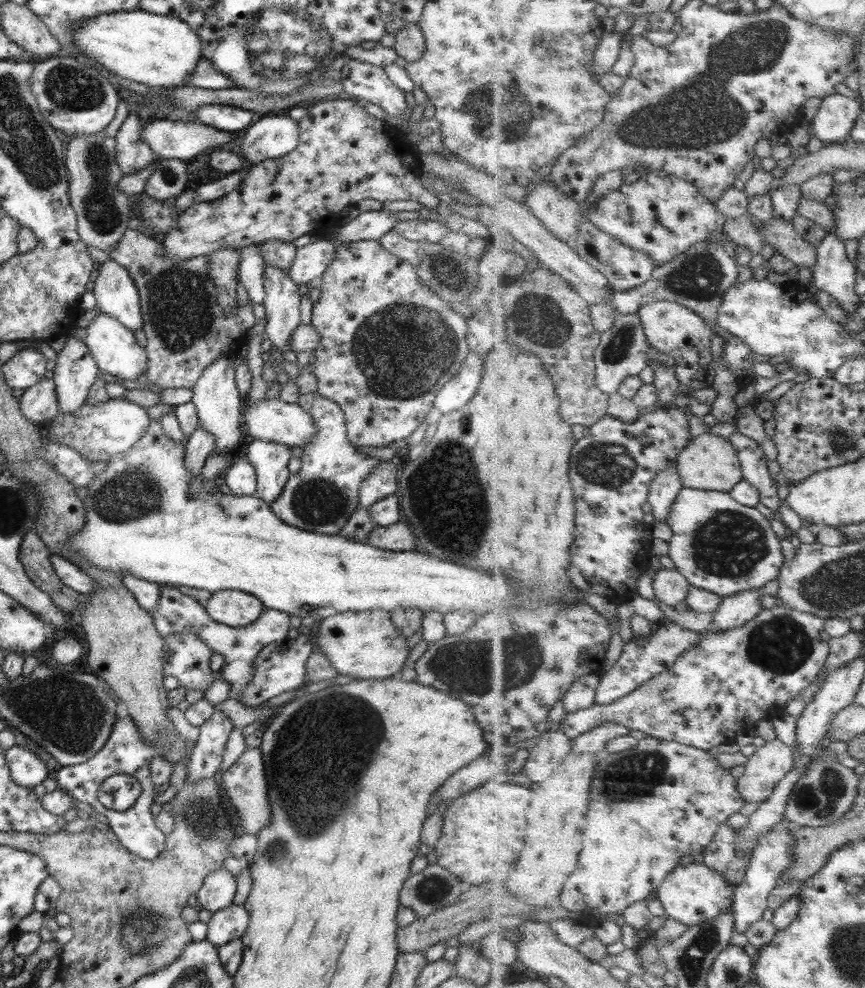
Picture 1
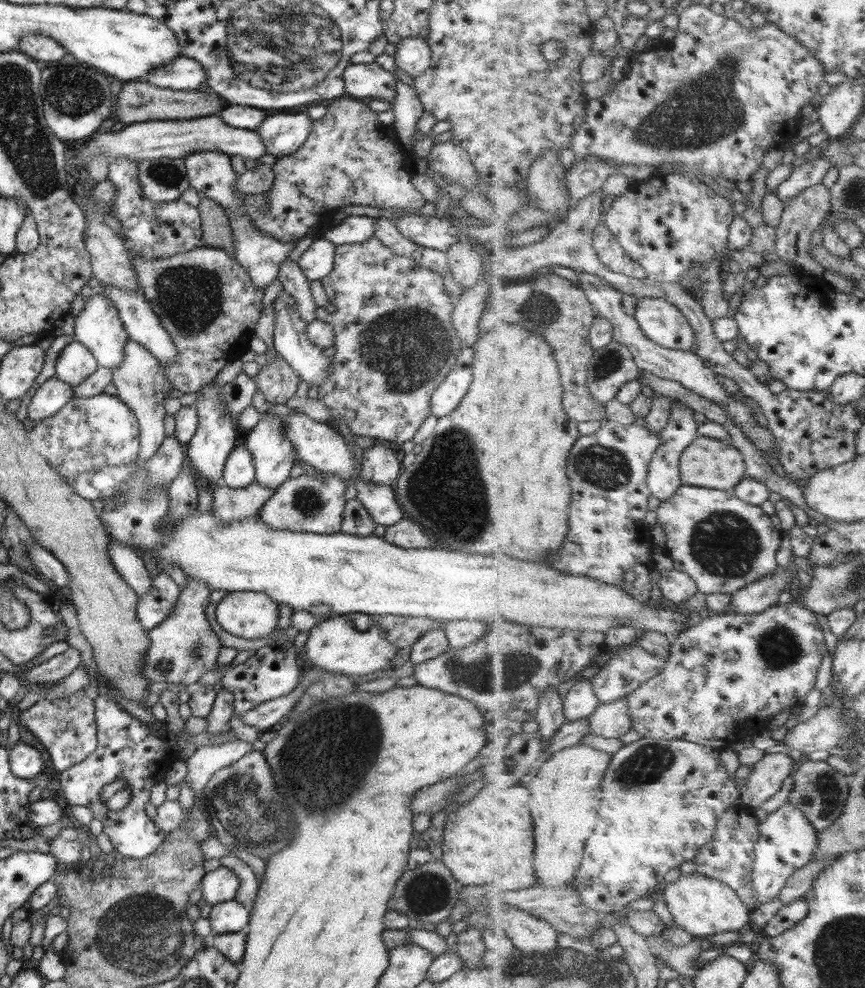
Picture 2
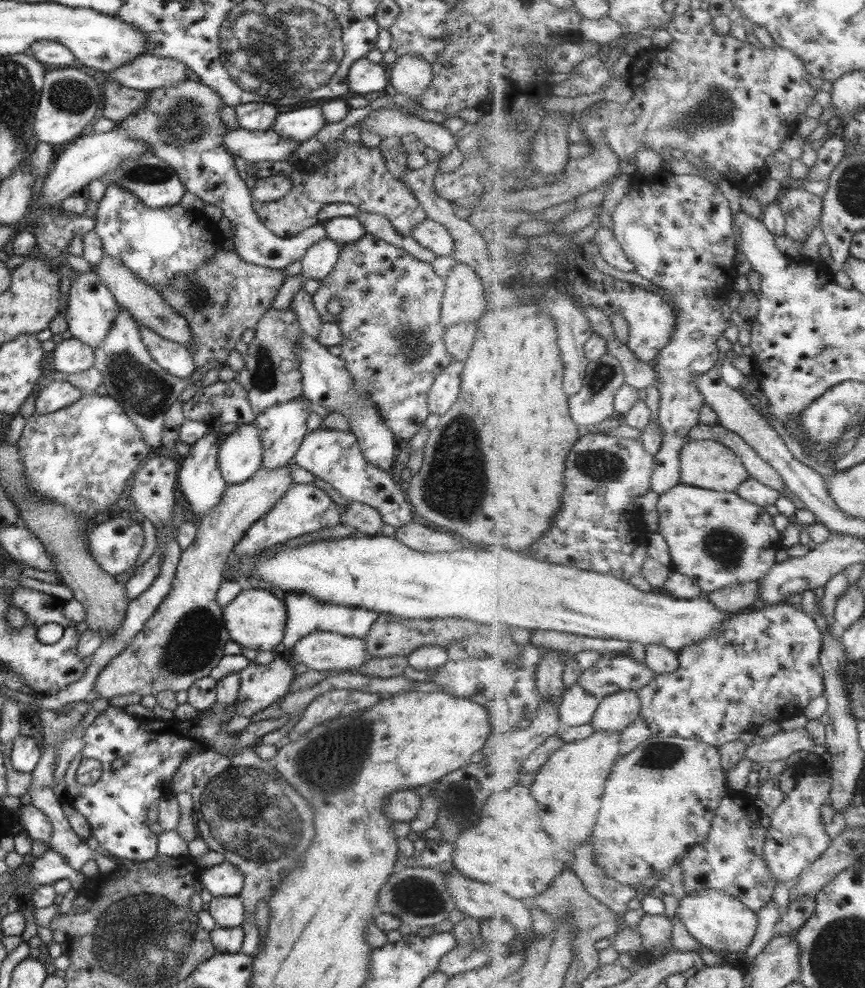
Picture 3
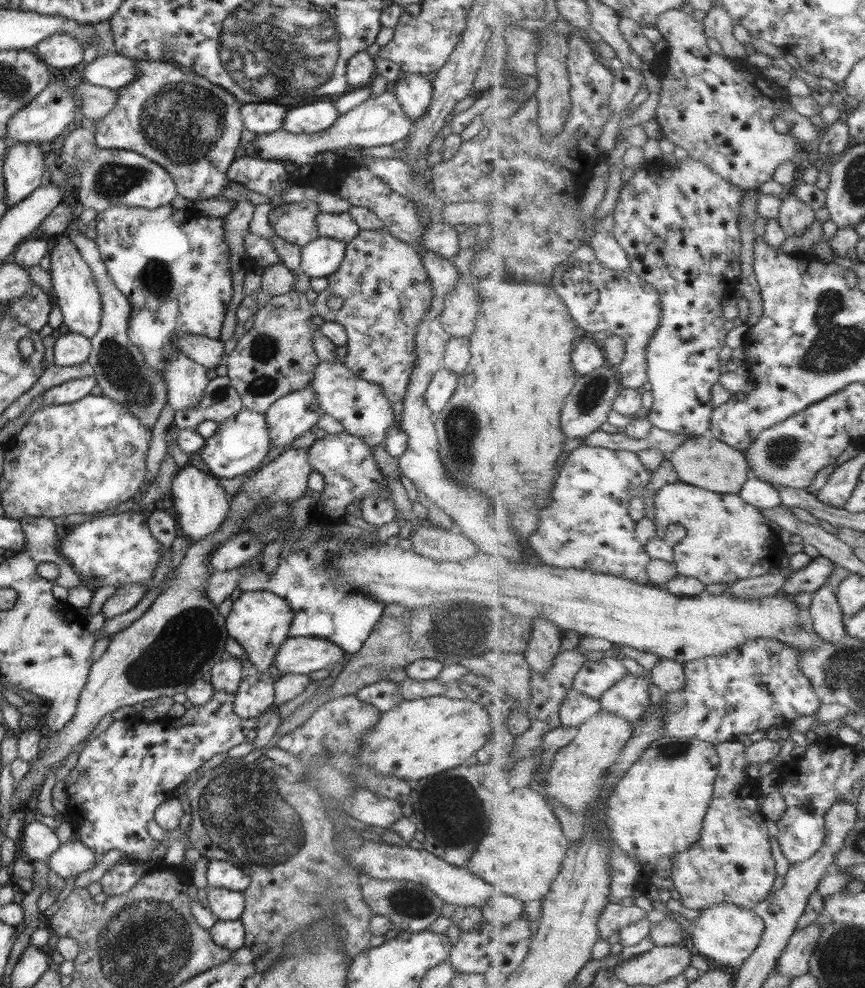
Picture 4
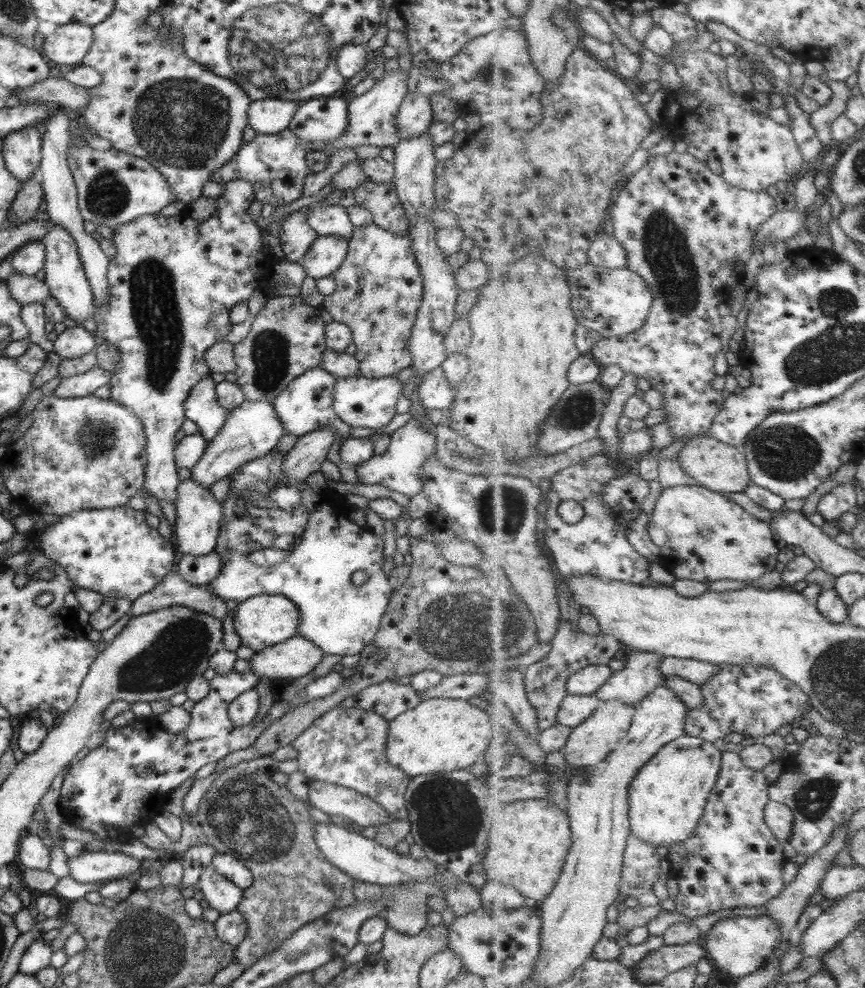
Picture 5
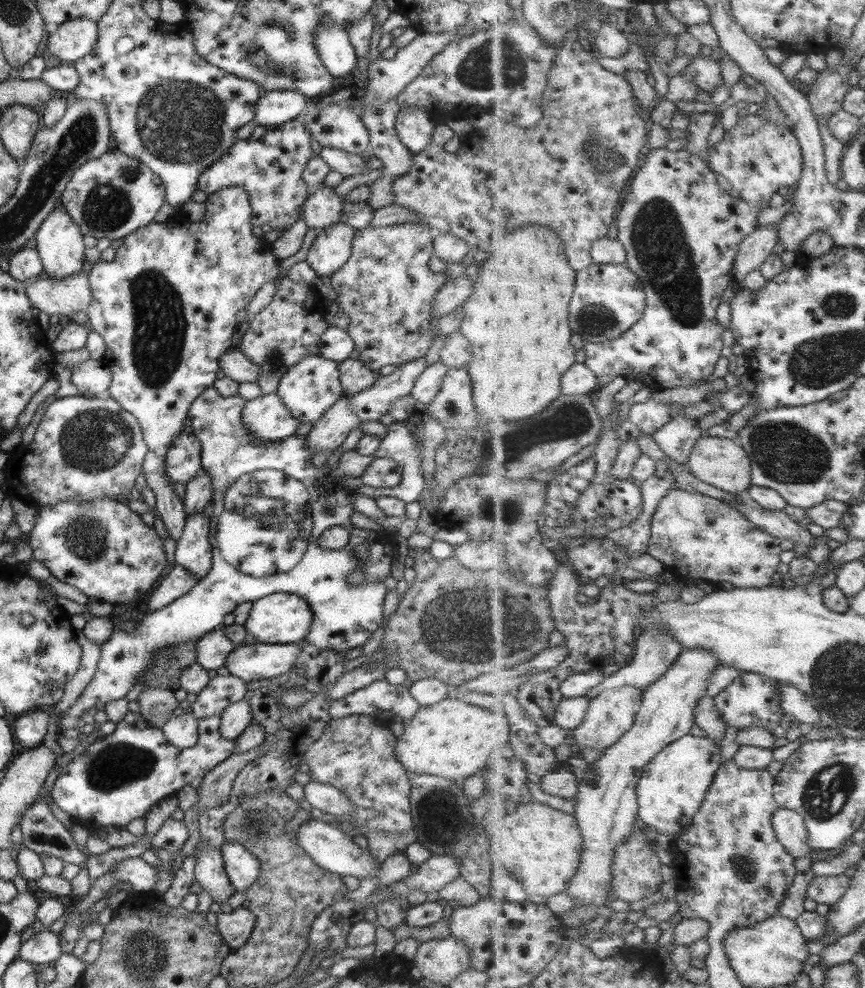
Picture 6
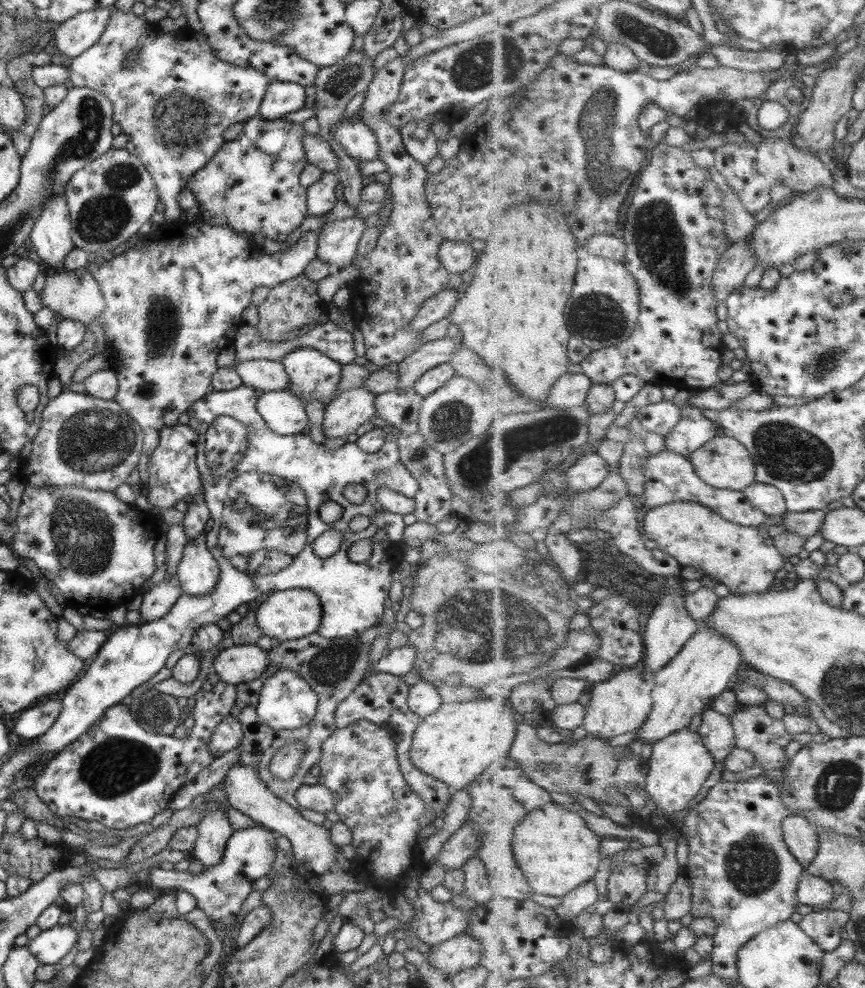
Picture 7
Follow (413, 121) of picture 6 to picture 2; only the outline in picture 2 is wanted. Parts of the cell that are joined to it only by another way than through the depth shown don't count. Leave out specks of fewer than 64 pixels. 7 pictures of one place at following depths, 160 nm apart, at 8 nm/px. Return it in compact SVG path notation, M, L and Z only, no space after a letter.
M411 37L404 38L396 45L394 63L401 72L405 72L412 79L430 65L430 48L425 39Z

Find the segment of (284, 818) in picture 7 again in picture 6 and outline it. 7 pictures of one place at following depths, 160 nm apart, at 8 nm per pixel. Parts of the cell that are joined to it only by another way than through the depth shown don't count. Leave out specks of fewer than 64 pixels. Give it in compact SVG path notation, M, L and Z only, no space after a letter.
M312 815L310 819L301 822L296 832L297 844L319 868L339 876L351 875L358 879L375 879L378 875L379 864L371 858L368 851L363 852L351 839L345 837L345 834L340 833L337 827L323 823L319 816Z

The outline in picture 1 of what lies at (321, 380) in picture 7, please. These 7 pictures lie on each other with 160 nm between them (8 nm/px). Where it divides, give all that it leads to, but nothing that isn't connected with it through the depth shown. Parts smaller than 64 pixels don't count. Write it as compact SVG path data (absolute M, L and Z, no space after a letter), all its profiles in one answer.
M252 438L247 443L244 456L256 474L257 499L269 504L283 492L288 477L289 454L289 447L263 439Z

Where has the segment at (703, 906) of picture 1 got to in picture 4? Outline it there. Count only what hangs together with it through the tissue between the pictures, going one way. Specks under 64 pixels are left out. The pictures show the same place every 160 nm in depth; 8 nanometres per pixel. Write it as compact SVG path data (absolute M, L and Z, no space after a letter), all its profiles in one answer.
M731 902L710 904L700 911L697 921L690 928L689 945L713 965L731 967L736 972L755 952L766 932L766 922L754 909Z

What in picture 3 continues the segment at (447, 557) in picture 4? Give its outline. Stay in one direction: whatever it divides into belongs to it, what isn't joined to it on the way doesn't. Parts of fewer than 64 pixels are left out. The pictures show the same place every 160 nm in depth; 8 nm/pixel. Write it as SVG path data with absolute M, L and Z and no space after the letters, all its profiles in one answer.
M413 521L397 528L393 538L407 548L423 552L453 552L463 548L459 538L445 532L433 532L426 526Z

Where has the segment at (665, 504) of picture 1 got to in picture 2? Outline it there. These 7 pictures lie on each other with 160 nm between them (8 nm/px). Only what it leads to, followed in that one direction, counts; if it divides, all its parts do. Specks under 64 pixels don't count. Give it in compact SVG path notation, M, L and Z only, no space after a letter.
M674 399L672 404L671 418L668 425L660 432L662 446L650 462L650 474L648 487L651 495L659 501L669 501L684 486L680 470L680 458L685 449L699 436L698 425L695 422L694 410L679 399Z

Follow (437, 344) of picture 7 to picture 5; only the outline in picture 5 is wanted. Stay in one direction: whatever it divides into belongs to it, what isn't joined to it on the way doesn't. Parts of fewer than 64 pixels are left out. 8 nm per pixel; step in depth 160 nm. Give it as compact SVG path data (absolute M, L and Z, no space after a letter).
M361 374L351 378L337 378L332 392L332 407L337 418L350 427L362 426L377 431L395 416L395 402L401 389L401 382L393 375L376 379Z

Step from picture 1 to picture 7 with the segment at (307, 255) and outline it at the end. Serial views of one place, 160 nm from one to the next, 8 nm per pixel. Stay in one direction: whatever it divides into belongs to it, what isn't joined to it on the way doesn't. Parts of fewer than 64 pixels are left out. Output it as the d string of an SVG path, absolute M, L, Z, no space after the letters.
M357 215L323 224L317 231L315 258L326 262L333 270L349 266L365 226Z

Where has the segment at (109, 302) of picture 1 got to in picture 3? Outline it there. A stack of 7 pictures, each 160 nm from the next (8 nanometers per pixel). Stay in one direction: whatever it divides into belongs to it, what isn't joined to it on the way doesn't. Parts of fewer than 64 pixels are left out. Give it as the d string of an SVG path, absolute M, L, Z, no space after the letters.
M138 324L141 343L145 346L151 359L167 374L183 380L189 378L196 370L191 354L181 345L160 338L152 330Z

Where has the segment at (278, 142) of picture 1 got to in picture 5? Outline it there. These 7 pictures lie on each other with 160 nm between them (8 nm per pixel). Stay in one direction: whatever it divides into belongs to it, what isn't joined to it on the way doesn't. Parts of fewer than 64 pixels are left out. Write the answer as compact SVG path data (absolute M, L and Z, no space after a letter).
M316 98L300 102L288 128L307 142L326 142L343 134L348 123L344 98Z

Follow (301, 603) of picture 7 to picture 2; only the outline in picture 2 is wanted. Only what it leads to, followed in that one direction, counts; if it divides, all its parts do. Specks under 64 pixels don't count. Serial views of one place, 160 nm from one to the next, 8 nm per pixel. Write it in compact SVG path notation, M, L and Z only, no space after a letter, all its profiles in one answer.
M229 592L215 605L217 624L237 638L255 640L278 628L278 604L266 594Z

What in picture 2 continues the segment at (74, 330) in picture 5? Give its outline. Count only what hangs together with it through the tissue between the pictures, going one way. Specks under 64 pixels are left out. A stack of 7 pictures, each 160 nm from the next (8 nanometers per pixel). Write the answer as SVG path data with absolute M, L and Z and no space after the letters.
M71 342L59 352L54 364L54 376L73 388L93 374L97 367L95 358L87 348Z

